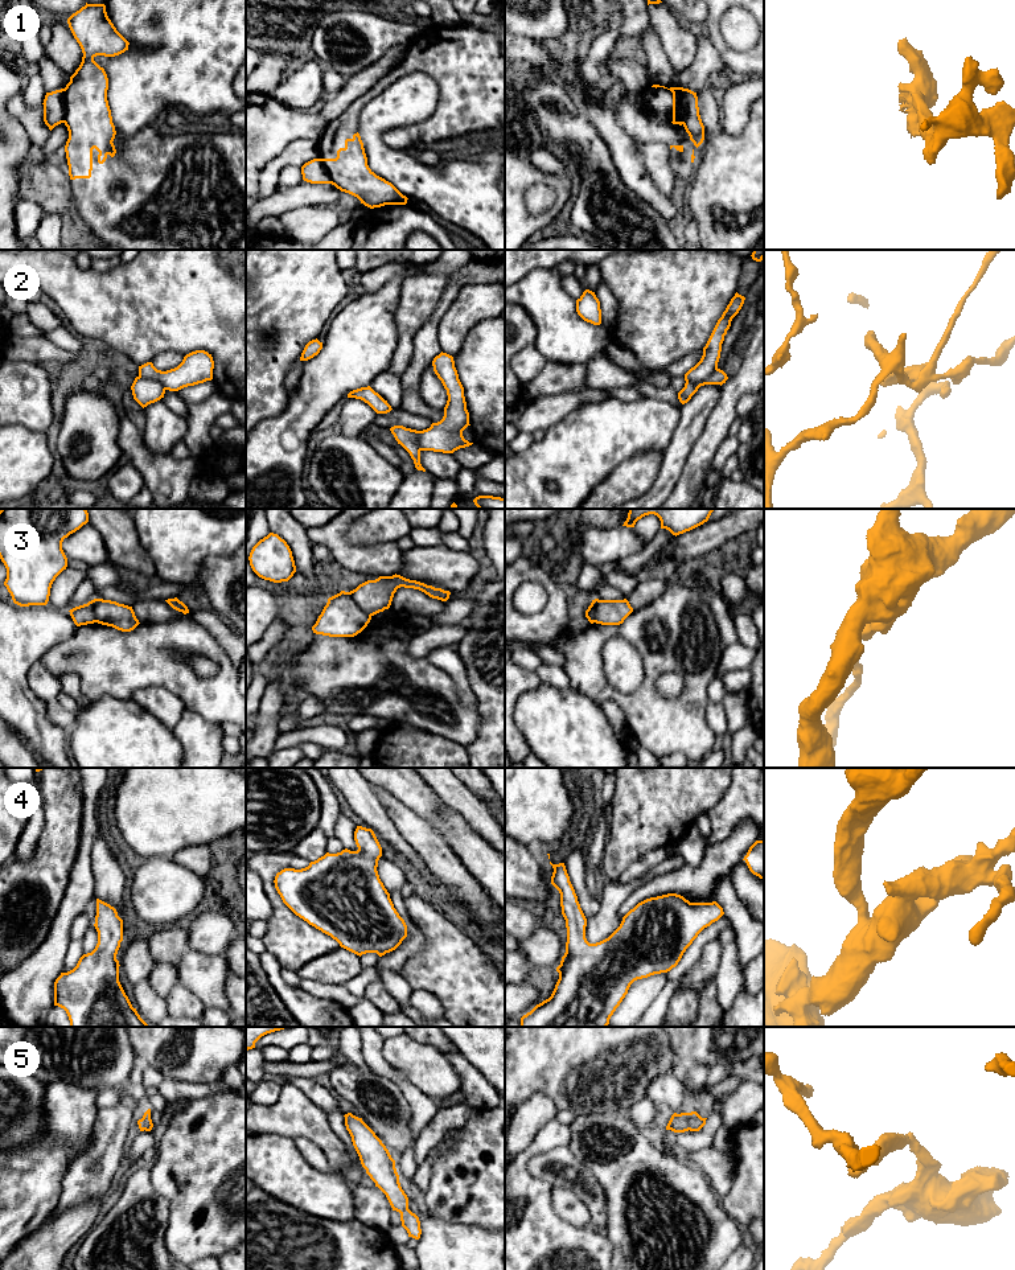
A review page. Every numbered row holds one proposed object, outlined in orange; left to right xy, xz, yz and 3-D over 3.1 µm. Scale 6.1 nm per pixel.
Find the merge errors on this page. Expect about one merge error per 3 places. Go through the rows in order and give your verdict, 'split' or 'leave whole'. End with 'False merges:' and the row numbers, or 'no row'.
1: split
2: leave whole
3: split
4: leave whole
5: leave whole
False merges: 1, 3

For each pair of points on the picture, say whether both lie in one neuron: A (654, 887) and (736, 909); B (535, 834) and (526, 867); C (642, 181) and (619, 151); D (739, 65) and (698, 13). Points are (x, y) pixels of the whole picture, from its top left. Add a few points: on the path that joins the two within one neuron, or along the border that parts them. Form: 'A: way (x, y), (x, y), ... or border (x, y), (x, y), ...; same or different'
A: border (728, 876), (718, 882), (714, 900); different
B: border (518, 841), (541, 850); different
C: way (635, 175), (625, 159); same
D: border (707, 13), (703, 23); different

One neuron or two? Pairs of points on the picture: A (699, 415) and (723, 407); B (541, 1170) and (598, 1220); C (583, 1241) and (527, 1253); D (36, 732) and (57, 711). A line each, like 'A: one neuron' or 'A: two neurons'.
A: two neurons
B: one neuron
C: one neuron
D: two neurons

